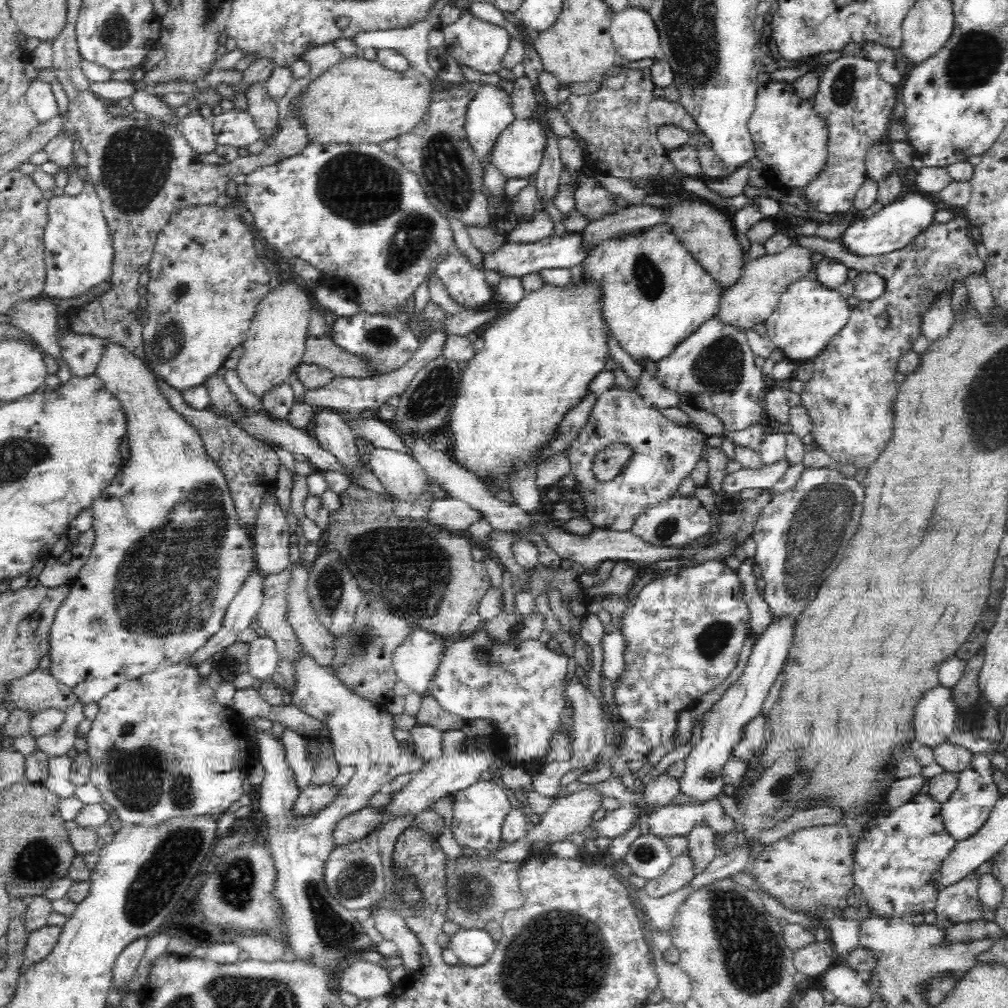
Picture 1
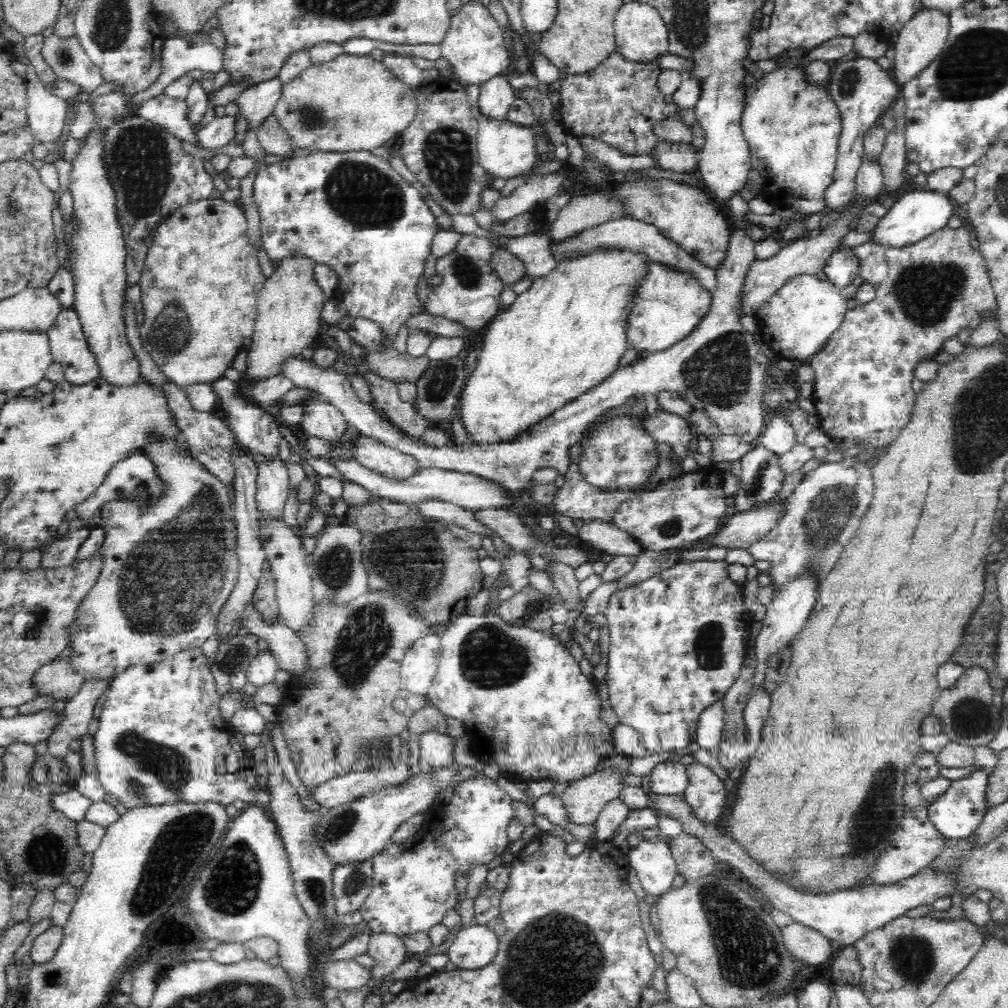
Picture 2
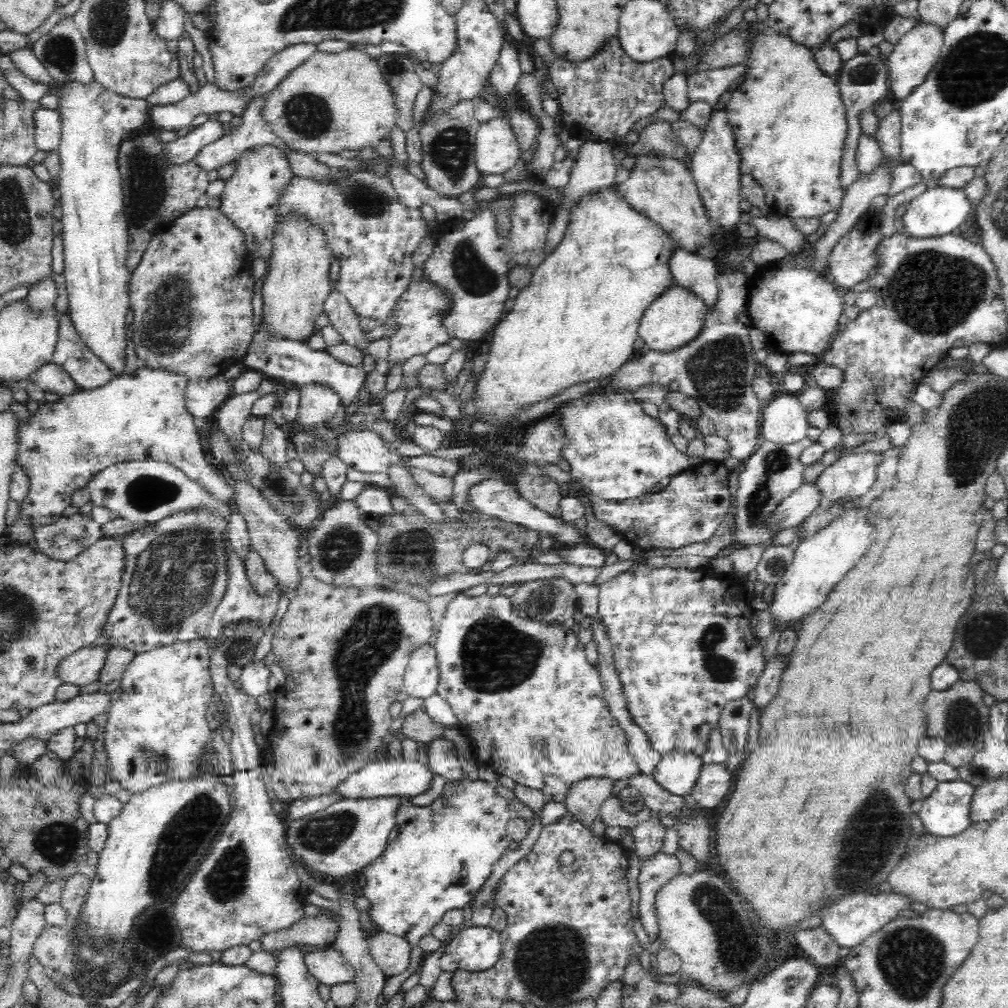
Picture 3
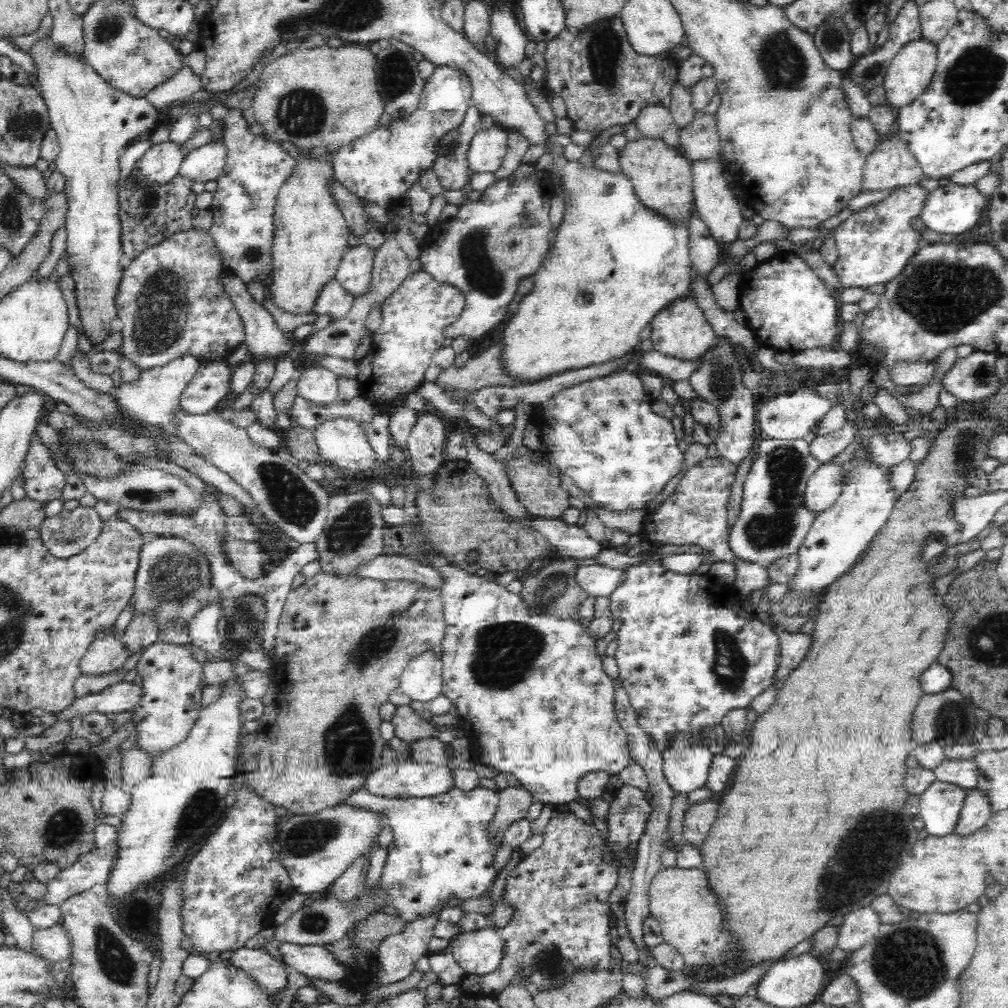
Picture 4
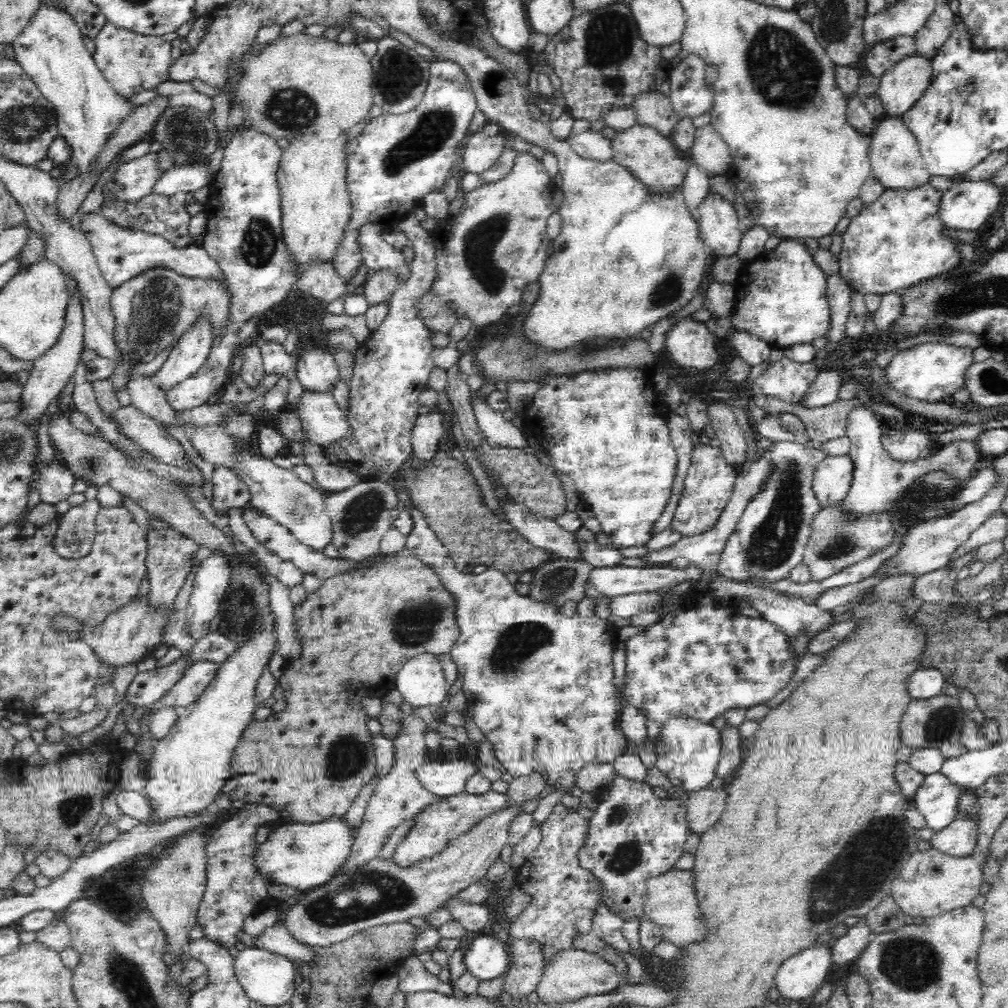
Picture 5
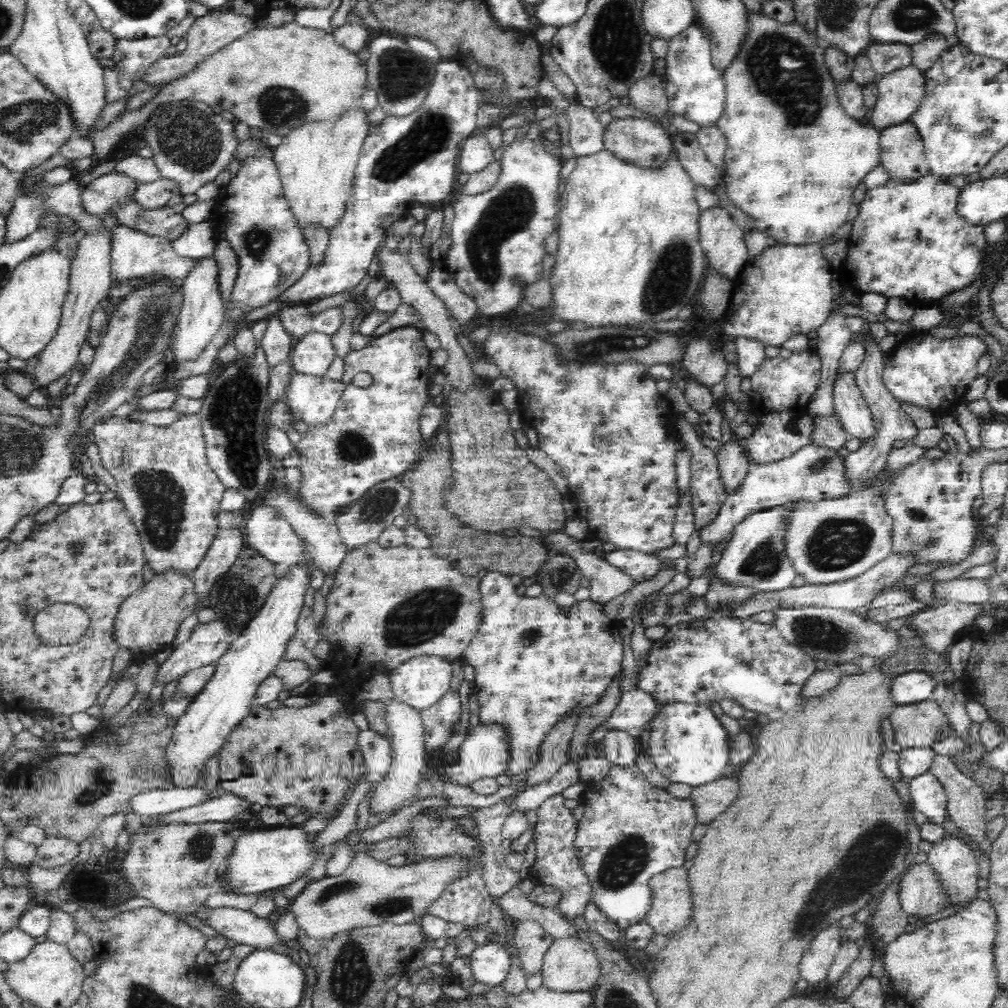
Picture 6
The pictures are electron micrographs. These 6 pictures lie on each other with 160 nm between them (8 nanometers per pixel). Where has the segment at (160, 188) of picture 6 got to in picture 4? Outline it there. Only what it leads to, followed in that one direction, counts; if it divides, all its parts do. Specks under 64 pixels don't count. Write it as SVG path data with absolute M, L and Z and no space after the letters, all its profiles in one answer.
M223 142L208 143L189 152L181 160L177 175L192 183L210 182L220 176L225 165Z

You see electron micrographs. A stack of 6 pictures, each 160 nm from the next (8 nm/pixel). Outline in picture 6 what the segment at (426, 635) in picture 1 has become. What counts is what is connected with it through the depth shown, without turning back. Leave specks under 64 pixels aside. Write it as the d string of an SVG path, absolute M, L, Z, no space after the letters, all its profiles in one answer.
M416 655L389 670L388 676L394 696L420 710L432 706L448 691L452 666L436 655Z

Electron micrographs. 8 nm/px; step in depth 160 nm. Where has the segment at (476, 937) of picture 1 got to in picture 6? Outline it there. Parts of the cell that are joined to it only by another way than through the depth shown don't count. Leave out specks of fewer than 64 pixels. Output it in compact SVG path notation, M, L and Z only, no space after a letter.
M489 940L470 958L474 980L491 988L501 985L510 972L511 949L503 942Z

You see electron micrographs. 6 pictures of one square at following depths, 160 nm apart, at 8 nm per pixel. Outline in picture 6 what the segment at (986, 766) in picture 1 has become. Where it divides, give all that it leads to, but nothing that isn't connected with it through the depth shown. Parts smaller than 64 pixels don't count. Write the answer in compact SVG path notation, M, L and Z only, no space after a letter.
M930 772L916 775L908 782L913 808L938 825L944 825L947 798L942 783Z

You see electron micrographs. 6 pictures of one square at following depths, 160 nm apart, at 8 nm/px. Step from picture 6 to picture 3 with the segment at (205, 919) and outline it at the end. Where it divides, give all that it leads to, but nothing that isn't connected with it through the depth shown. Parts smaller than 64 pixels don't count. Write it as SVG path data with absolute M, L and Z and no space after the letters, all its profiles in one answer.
M310 950L302 961L319 984L332 986L354 980L354 967L336 950Z

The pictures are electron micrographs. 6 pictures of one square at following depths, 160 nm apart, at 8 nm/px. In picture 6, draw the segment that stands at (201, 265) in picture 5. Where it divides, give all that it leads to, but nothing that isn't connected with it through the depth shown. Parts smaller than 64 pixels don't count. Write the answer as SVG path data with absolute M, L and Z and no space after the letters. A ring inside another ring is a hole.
M72 177L69 181L63 184L49 184L45 179L42 179L31 191L30 194L19 194L14 200L14 206L7 214L6 218L6 240L4 243L10 241L17 241L18 239L28 236L32 231L35 231L40 224L40 220L48 214L56 215L70 215L76 218L80 223L79 235L87 233L90 229L99 229L99 219L91 218L87 214L81 212L82 207L82 187L80 186L78 177ZM116 226L112 230L112 252L110 256L112 280L131 279L138 275L141 277L152 273L164 273L164 275L182 280L192 268L194 261L191 258L178 258L172 252L171 242L165 238L148 236L143 232L136 232L125 226Z

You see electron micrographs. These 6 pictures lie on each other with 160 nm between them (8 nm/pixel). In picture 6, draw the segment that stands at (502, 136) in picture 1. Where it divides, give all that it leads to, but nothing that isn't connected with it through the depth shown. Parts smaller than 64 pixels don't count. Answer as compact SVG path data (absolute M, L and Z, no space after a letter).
M474 135L468 137L462 149L459 150L460 162L458 168L464 174L474 174L484 170L494 159L494 150L490 148L484 136Z

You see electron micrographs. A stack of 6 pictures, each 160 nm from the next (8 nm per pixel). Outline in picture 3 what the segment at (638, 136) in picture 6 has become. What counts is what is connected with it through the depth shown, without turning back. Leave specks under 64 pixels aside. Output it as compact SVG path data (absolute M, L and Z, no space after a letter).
M654 152L635 157L629 177L616 187L636 211L660 223L666 234L682 248L695 252L708 237L713 237L715 226L708 220L688 166L682 159L658 156Z

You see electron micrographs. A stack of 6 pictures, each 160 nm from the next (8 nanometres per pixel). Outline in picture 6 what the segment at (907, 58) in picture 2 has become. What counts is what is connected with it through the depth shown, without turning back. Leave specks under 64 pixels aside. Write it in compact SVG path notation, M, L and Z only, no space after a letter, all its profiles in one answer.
M914 66L884 74L876 85L877 99L866 123L879 131L910 121L925 95L924 73Z

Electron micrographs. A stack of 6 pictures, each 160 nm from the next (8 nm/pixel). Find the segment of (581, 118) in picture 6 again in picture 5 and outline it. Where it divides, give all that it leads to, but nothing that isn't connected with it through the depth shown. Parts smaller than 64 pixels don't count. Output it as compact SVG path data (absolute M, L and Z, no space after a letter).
M588 129L585 132L571 134L566 141L582 158L600 161L612 159L611 141L600 132Z

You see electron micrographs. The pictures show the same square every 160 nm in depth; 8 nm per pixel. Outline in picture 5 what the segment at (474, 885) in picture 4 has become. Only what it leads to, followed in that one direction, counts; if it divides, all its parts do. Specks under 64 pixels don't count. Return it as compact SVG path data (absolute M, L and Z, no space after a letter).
M490 790L486 794L462 792L462 794L450 796L450 798L442 797L438 804L432 804L432 806L420 810L415 815L413 818L414 825L408 830L404 840L397 846L392 860L402 868L409 867L421 858L439 853L451 838L456 838L463 832L469 831L480 820L488 815L498 813L508 806L510 806L510 797L506 793L494 790Z

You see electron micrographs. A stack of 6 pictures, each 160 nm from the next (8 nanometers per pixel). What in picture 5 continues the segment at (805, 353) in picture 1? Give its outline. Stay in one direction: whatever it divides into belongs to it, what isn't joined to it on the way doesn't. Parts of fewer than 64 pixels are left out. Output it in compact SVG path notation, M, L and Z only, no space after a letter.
M782 240L776 248L765 250L758 258L744 264L736 284L733 284L735 305L731 313L730 332L733 330L753 334L779 349L788 348L792 344L811 343L819 337L824 337L830 324L827 275L814 262L812 253L807 242Z

